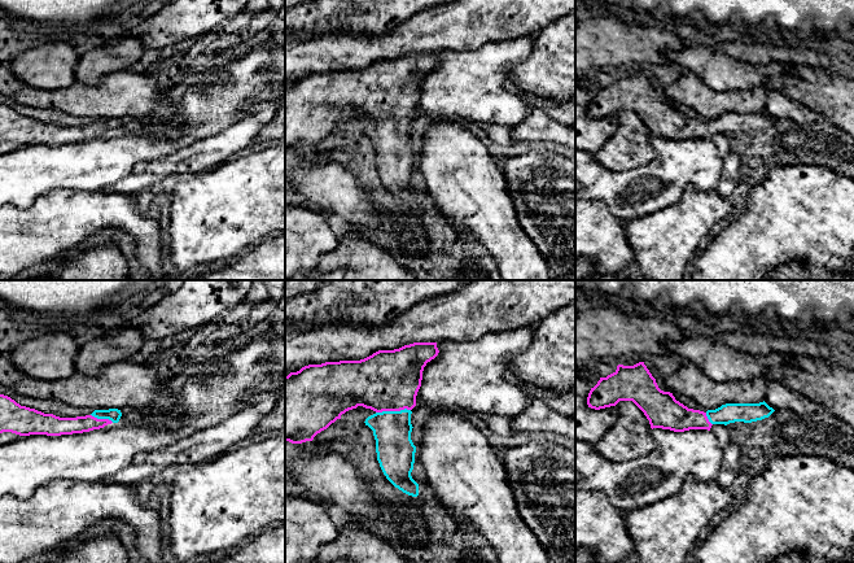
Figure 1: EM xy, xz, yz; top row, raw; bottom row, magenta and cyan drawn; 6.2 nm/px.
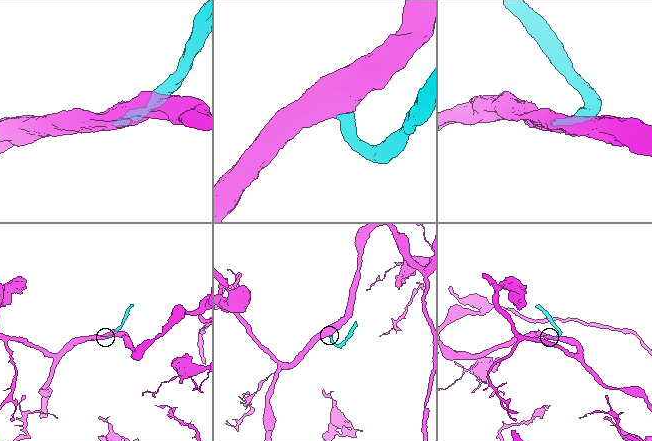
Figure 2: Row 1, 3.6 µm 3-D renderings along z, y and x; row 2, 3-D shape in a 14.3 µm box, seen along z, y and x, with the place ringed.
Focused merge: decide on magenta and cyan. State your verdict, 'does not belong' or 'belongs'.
belongs

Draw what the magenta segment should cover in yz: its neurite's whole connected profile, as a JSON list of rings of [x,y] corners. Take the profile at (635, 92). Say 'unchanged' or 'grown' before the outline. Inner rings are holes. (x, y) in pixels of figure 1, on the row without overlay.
grown; [[[644,71],[634,75],[618,74],[606,87],[600,87],[591,97],[587,114],[600,119],[616,115],[619,110],[632,110],[649,130],[651,138],[684,141],[708,139],[713,134],[735,131],[752,132],[768,127],[775,119],[765,110],[759,113],[726,113],[706,122],[688,118],[673,102],[658,97]]]

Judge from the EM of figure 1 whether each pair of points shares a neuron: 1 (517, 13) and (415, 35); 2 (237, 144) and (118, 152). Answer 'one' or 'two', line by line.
1: one
2: two

